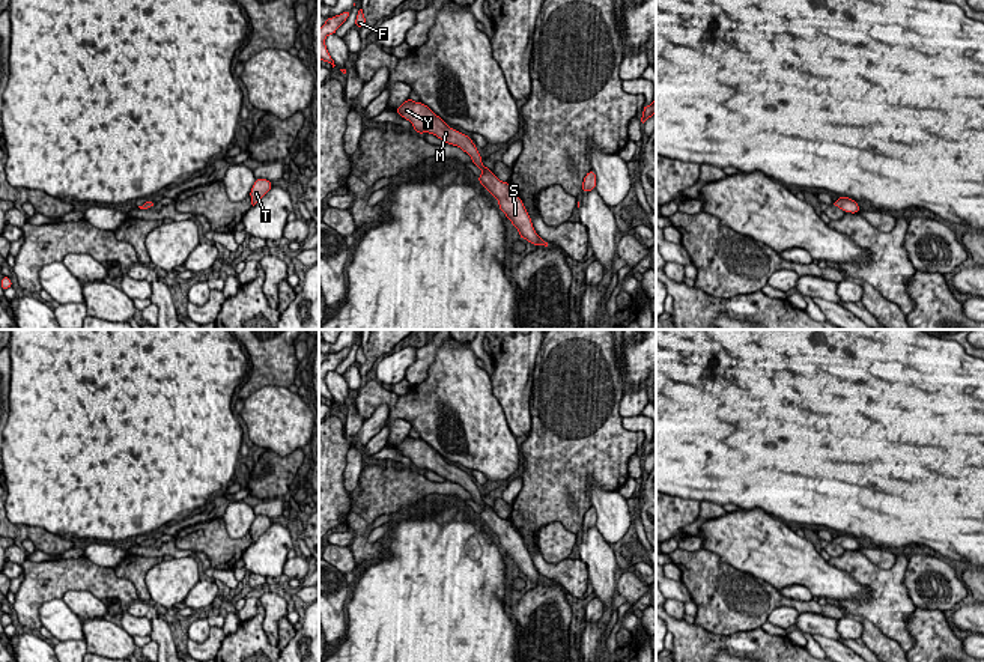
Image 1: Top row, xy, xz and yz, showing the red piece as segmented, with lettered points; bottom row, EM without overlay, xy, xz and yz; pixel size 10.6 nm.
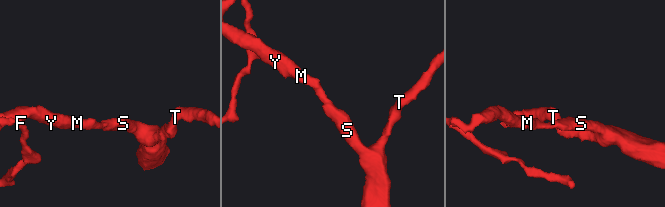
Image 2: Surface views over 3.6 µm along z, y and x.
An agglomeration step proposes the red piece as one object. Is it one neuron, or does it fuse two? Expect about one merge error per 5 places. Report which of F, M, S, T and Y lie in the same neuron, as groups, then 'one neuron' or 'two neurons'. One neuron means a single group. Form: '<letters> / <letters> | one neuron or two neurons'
F M S T Y | one neuron

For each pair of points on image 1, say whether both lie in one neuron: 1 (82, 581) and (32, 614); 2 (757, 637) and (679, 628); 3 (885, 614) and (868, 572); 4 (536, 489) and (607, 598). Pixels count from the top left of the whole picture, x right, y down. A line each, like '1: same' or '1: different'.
1: same
2: same
3: same
4: different

